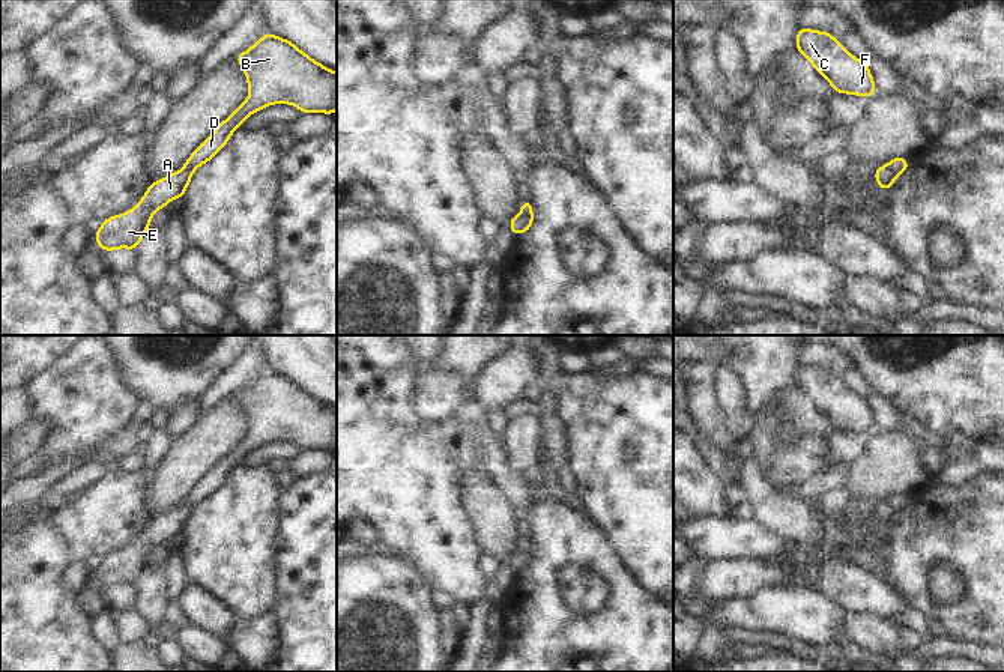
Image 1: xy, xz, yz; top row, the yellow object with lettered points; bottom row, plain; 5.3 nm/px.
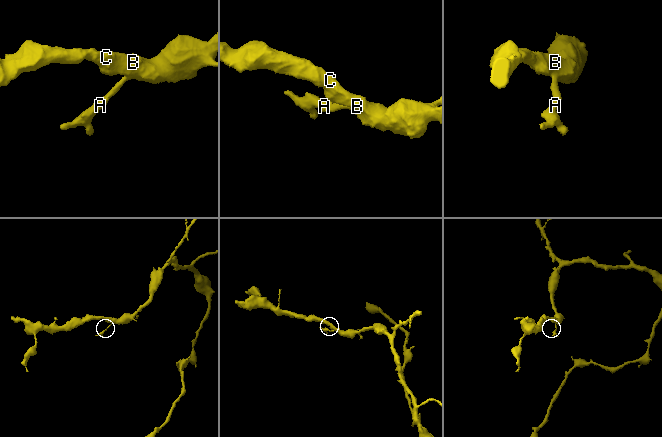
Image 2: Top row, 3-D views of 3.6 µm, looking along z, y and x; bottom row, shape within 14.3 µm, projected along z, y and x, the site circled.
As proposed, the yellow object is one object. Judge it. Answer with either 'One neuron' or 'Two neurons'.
Two neurons

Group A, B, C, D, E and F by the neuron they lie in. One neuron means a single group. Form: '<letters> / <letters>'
A E / B C D F

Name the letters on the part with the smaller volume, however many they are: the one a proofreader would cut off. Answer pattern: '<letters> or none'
A, E

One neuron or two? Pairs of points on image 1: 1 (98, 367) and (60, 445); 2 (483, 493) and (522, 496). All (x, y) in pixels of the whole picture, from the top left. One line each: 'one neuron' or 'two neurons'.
1: one neuron
2: two neurons

